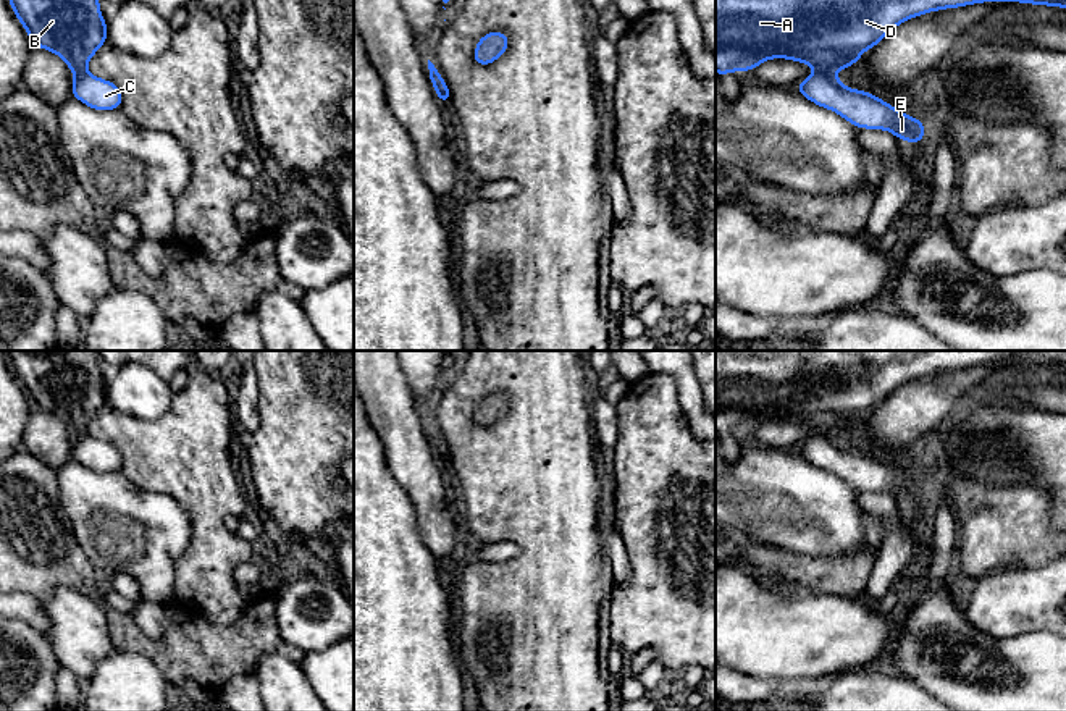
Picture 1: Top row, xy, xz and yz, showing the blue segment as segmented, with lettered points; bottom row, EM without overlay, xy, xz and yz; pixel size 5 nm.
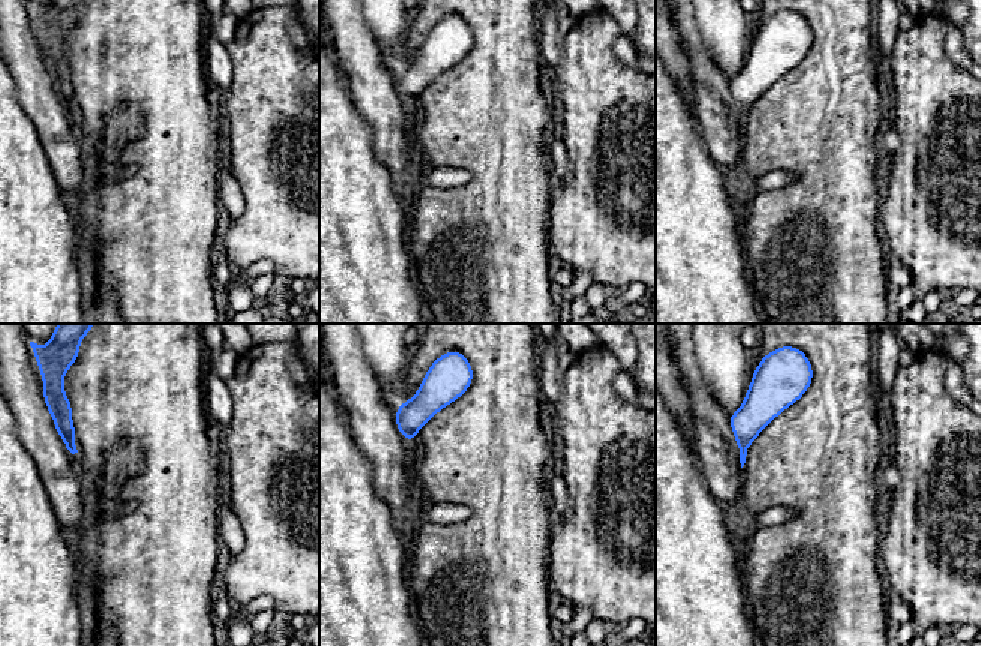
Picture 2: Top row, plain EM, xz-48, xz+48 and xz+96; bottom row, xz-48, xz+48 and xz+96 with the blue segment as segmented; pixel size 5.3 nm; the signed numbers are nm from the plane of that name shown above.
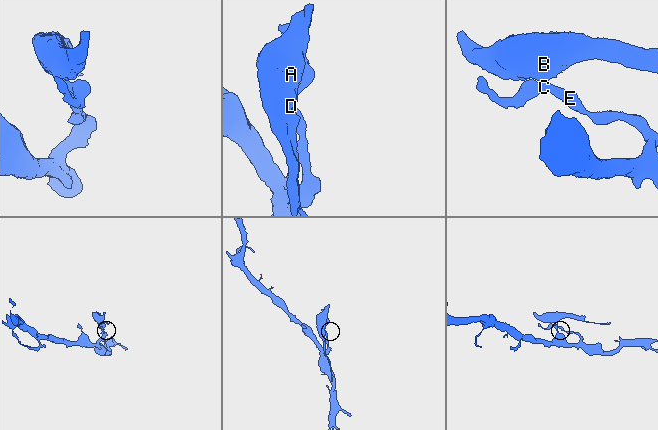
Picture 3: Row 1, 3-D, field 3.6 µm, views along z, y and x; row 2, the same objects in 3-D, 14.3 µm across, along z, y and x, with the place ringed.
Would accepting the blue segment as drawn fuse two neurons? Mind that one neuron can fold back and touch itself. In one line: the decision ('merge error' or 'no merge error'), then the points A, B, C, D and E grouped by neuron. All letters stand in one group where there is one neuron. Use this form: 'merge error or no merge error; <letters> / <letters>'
merge error; A B D / C E

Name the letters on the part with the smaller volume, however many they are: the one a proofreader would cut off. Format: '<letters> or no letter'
A, B, D

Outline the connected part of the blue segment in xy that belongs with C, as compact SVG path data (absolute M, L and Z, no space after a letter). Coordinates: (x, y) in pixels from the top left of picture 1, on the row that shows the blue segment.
M89 73L74 78L71 95L90 107L92 110L121 108L123 95L116 84L95 78Z

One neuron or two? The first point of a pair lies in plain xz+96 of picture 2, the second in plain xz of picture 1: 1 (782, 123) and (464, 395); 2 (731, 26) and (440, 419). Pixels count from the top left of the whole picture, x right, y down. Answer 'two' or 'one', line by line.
1: one
2: two

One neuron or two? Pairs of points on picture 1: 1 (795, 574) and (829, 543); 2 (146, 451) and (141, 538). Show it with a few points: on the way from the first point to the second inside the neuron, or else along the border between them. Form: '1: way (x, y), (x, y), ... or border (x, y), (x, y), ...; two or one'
1: border (779, 545), (808, 555), (855, 555); two
2: border (120, 471), (139, 487), (165, 492), (180, 504); two

